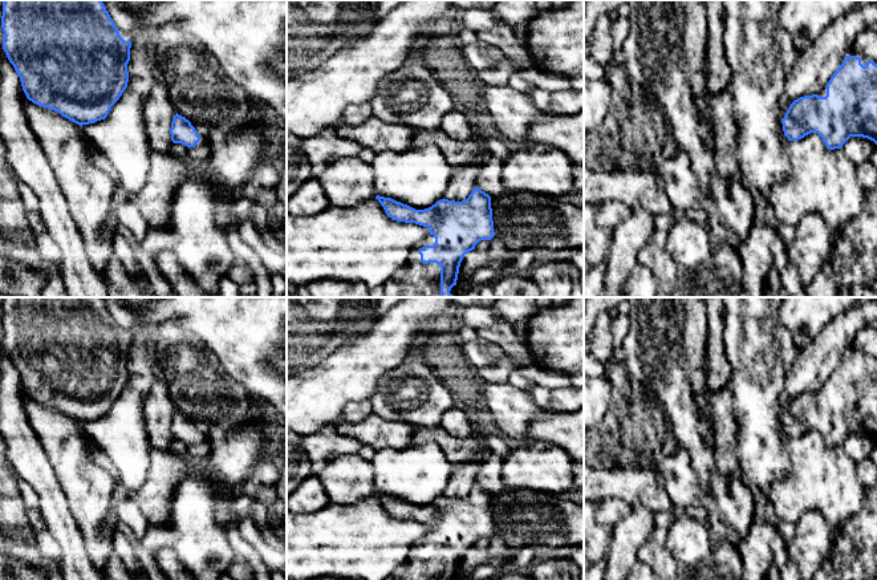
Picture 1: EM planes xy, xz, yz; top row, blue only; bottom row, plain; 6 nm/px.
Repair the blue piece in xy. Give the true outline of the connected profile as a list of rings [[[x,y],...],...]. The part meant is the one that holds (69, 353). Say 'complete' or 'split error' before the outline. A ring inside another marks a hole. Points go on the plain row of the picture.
complete | [[[4,297],[3,346],[29,398],[82,423],[105,417],[129,380],[131,338],[125,338],[102,297]]]

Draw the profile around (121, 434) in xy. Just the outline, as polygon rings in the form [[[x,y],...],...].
[[[154,328],[149,340],[131,338],[127,385],[105,417],[81,423],[89,439],[110,461],[114,474],[113,508],[129,500],[143,486],[149,472],[153,446],[145,399],[151,385],[159,380],[153,372],[158,366],[157,345]]]

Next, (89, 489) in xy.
[[[25,390],[23,402],[31,426],[68,498],[68,506],[82,532],[89,557],[97,571],[102,573],[109,559],[114,556],[113,536],[115,527],[107,524],[107,518],[113,515],[114,474],[93,462],[88,439],[81,434],[80,422],[54,407],[33,401]]]

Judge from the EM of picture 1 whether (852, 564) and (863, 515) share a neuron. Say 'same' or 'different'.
same

